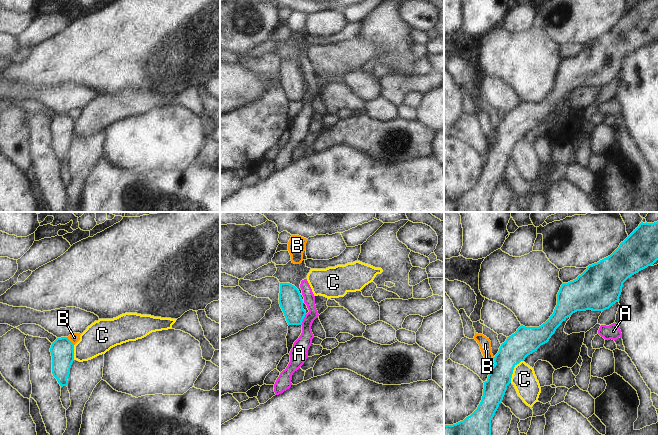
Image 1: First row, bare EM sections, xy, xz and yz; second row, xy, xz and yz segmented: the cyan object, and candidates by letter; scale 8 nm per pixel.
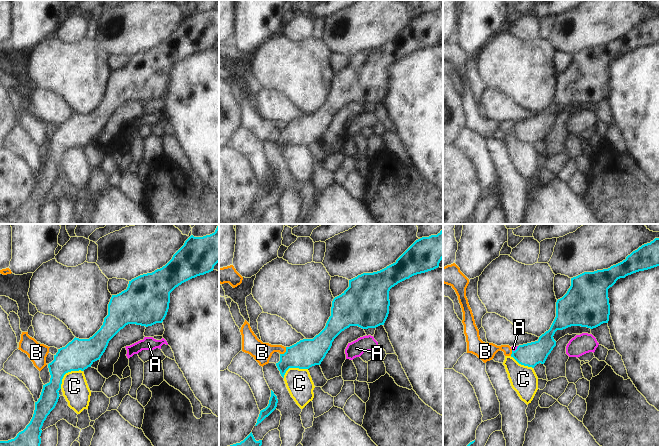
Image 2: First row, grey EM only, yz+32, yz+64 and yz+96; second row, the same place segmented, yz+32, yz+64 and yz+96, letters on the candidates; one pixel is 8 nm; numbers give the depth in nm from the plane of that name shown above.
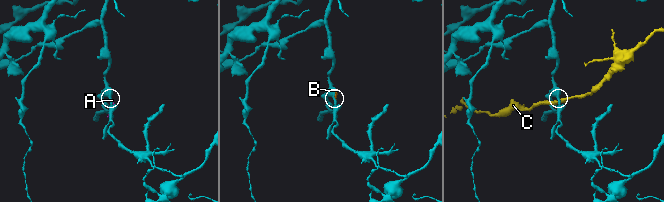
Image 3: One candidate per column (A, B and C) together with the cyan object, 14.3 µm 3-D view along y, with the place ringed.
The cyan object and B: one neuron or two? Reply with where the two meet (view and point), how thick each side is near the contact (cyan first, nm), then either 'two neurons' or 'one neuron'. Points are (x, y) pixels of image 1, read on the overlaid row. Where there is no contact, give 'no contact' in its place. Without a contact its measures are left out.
xy (70, 341) | 190/80 nm | two neurons

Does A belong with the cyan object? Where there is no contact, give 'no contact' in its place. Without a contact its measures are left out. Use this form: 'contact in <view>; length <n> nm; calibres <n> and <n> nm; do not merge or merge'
contact in xz; length 100 nm; calibres 190 and 130 nm; do not merge

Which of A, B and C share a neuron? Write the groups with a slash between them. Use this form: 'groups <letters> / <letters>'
groups A B / C

